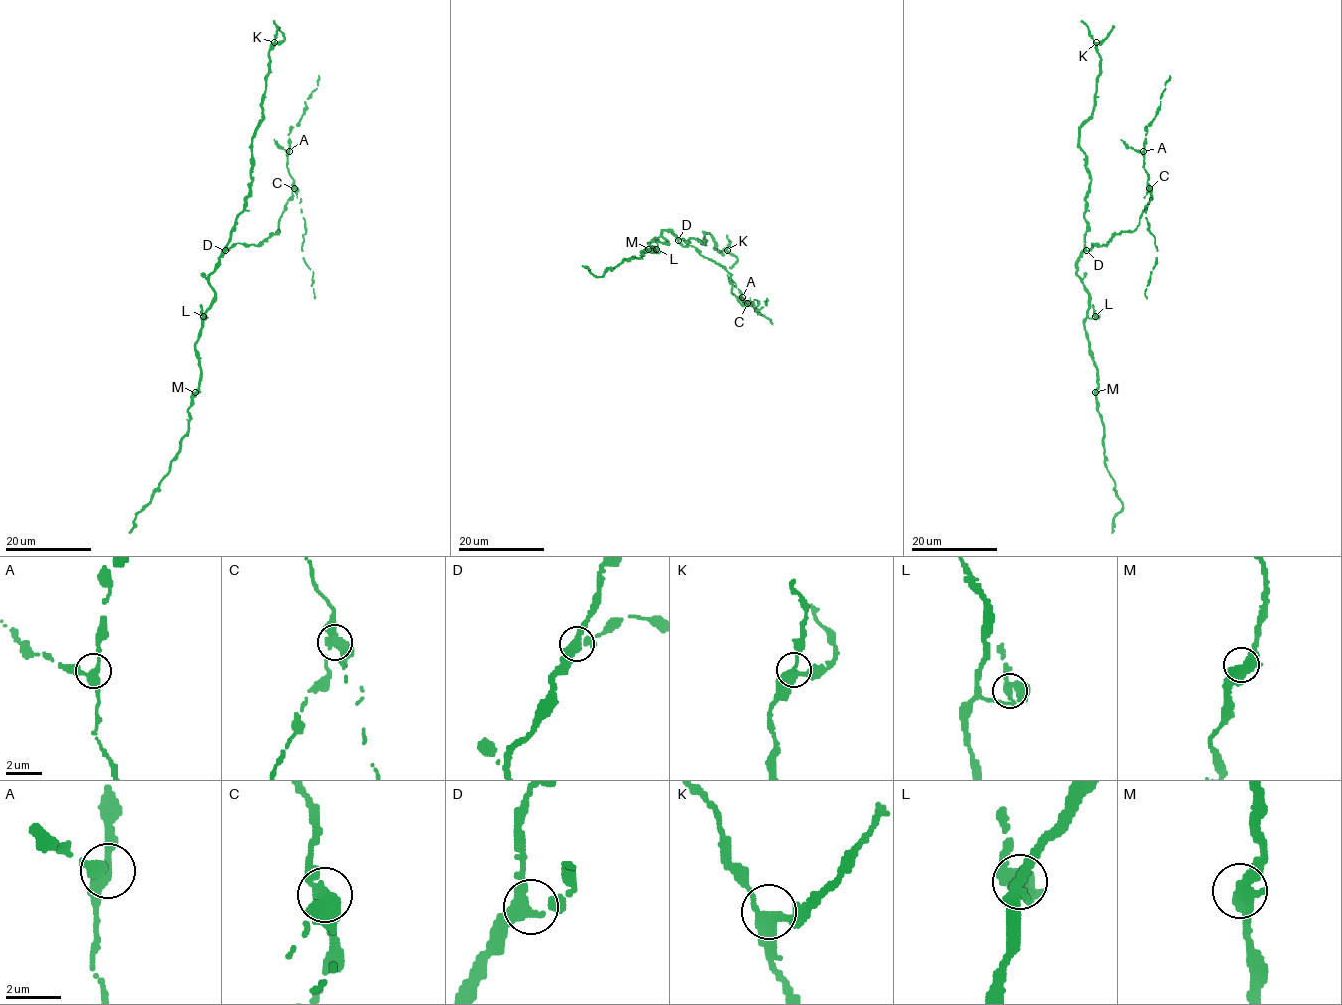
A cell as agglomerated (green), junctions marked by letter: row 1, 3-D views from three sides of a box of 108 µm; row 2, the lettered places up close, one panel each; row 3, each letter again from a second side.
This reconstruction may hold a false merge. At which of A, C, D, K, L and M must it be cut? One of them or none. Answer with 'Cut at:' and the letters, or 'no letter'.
Cut at: C

